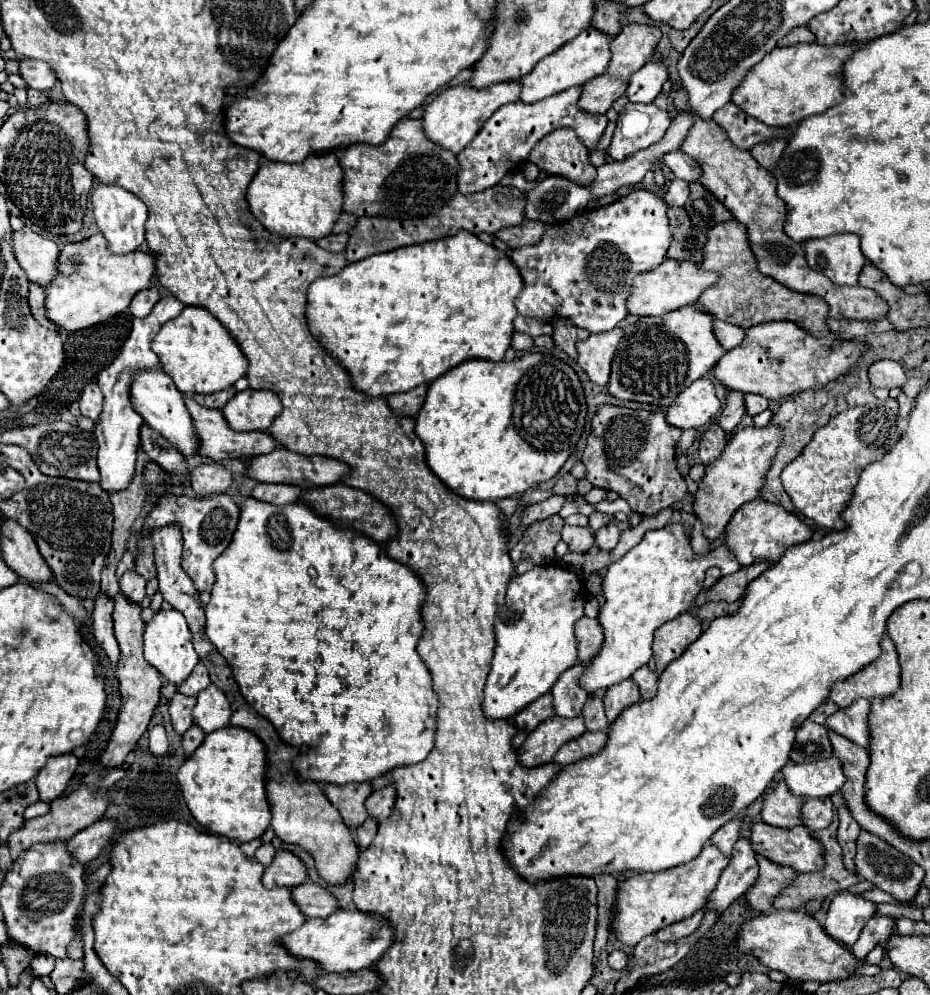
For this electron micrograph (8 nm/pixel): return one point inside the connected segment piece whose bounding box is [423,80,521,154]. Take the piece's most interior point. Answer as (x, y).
(453, 119)

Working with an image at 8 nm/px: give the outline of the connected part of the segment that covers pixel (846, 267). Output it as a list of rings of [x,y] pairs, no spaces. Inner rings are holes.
[[[857,234],[813,238],[803,246],[813,270],[825,274],[833,284],[857,284],[857,276],[865,264]]]

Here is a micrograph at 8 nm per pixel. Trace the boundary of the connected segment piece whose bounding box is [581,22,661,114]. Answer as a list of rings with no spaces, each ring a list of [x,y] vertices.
[[[625,24],[621,28],[621,32],[613,38],[613,60],[607,68],[607,72],[603,76],[593,78],[589,84],[583,86],[583,94],[581,94],[581,108],[585,108],[585,112],[589,114],[605,114],[611,104],[625,94],[629,78],[633,72],[637,72],[643,64],[647,64],[653,58],[653,52],[657,48],[661,40],[661,30],[657,26],[649,26],[649,24]]]

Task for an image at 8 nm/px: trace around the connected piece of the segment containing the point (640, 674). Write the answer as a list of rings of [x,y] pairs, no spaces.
[[[641,666],[639,670],[635,670],[631,680],[639,686],[643,700],[651,700],[655,696],[655,692],[657,692],[657,676],[647,666]]]

